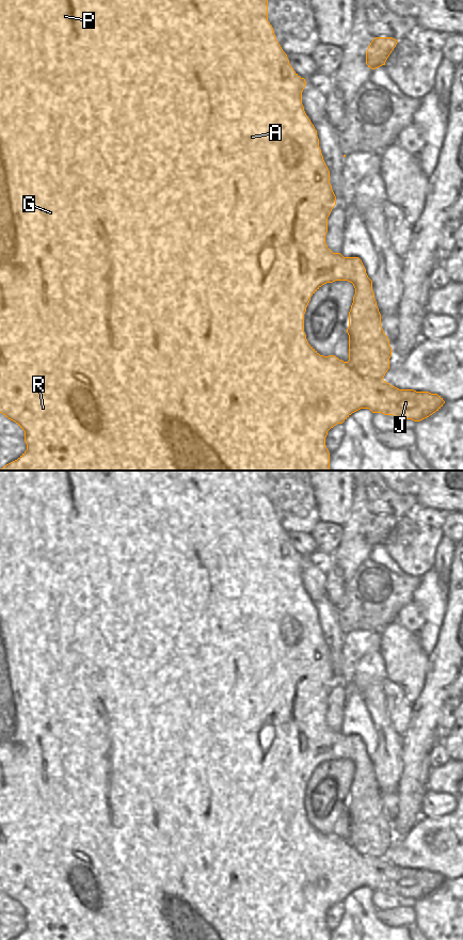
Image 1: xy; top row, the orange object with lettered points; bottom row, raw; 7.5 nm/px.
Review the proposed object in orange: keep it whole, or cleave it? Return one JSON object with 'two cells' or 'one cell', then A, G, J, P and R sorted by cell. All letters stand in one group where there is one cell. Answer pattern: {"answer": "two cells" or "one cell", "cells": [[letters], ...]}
{"answer": "one cell", "cells": [["A", "G", "J", "P", "R"]]}

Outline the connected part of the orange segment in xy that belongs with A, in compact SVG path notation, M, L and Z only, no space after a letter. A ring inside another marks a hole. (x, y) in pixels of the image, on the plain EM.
M0 471L0 891L2 891L2 892L3 892L3 893L4 893L4 894L5 894L5 895L7 895L7 896L9 896L9 897L11 897L11 898L13 898L13 899L15 899L15 901L16 901L16 902L17 902L17 903L18 903L18 904L19 904L19 905L20 905L20 906L21 906L21 907L22 907L22 908L23 908L23 909L25 909L25 920L26 920L26 922L27 922L27 928L26 928L26 929L25 929L25 930L23 930L23 931L22 931L22 933L21 933L21 934L20 934L20 935L19 935L19 936L18 936L18 937L17 937L17 938L15 938L15 939L13 939L13 940L330 940L330 930L329 930L329 928L328 928L328 926L326 926L326 924L325 924L325 915L326 915L326 913L328 913L328 909L329 909L329 908L330 908L330 907L331 907L331 906L333 906L333 905L334 905L334 904L336 904L336 903L337 903L337 902L342 902L342 901L344 901L344 899L345 899L345 898L346 898L346 897L347 897L347 896L348 896L348 895L349 895L349 894L350 894L350 893L351 893L351 892L352 892L352 891L354 891L354 890L356 890L356 889L358 889L358 888L361 888L361 887L369 887L369 888L370 888L370 889L371 889L371 890L372 890L372 891L382 891L382 892L384 892L384 893L393 893L393 894L395 894L395 895L401 895L401 896L403 896L403 897L412 897L412 898L414 898L414 899L420 899L420 898L422 898L422 897L425 897L425 896L427 896L427 895L429 895L429 894L430 894L430 893L432 893L432 892L433 892L433 891L435 891L435 890L436 890L436 889L438 889L438 888L440 888L440 887L441 887L441 886L442 886L442 885L443 885L443 882L444 882L444 881L445 881L445 879L444 879L444 878L443 878L443 876L442 876L442 875L441 875L441 874L438 874L438 873L437 873L437 872L431 872L431 871L429 871L429 870L416 870L416 869L414 869L414 867L399 867L399 866L397 866L397 865L395 865L395 864L393 864L393 863L390 863L390 862L389 862L389 861L387 861L387 860L386 860L386 859L384 859L384 858L383 858L383 856L384 856L384 854L385 854L385 851L386 851L386 850L387 850L387 848L388 848L388 847L389 847L389 837L390 837L390 834L392 834L392 830L393 830L393 829L392 829L392 826L390 826L390 824L389 824L389 817L388 817L388 816L387 816L387 814L386 814L386 813L385 813L385 811L384 811L384 809L383 809L383 807L382 807L382 804L381 804L381 792L380 792L380 790L379 790L379 786L378 786L378 784L377 784L377 779L376 779L376 777L374 777L374 770L373 770L373 768L372 768L372 759L371 759L371 758L370 758L370 756L369 756L369 755L368 755L368 753L367 753L367 751L366 751L366 747L365 747L365 745L364 745L364 743L363 743L363 740L362 740L362 738L361 738L361 737L360 737L360 736L358 736L358 735L344 735L344 734L342 734L342 733L341 733L341 732L340 732L340 731L333 731L333 730L332 730L332 729L331 729L331 728L330 728L330 727L329 727L329 726L328 726L328 723L326 723L326 721L325 721L325 713L326 713L326 711L328 711L328 696L329 696L329 694L330 694L330 691L331 691L331 689L332 689L332 687L333 687L333 686L334 686L334 684L335 684L335 683L336 683L336 674L335 674L335 672L334 672L334 670L333 670L333 668L332 668L332 664L331 664L331 662L330 662L330 649L329 649L329 647L328 647L328 644L326 644L326 642L325 642L325 640L324 640L324 638L323 638L323 634L322 634L322 632L321 632L321 627L320 627L320 625L319 625L319 617L318 617L318 615L317 615L317 608L316 608L316 607L315 607L315 605L314 605L314 603L313 603L313 602L312 602L312 600L310 600L310 598L309 598L309 596L308 596L308 594L307 594L307 593L306 593L306 591L305 591L305 589L304 589L304 585L303 585L303 583L302 583L302 570L303 570L303 568L304 568L304 565L305 565L305 564L306 564L306 559L305 559L305 557L304 557L304 556L301 556L301 555L300 555L300 554L299 554L299 553L298 553L298 552L297 552L297 551L296 551L296 549L294 549L294 548L293 548L293 546L292 546L292 545L291 545L291 543L290 543L290 542L289 542L289 538L288 538L288 536L287 536L287 532L286 532L286 531L285 531L285 530L284 530L284 529L283 529L283 527L282 527L282 525L281 525L281 523L280 523L280 522L278 522L278 520L277 520L277 519L276 519L276 514L275 514L275 512L274 512L274 508L273 508L273 506L272 506L272 504L271 504L271 503L270 503L270 500L269 500L269 499L268 499L268 478L267 478L267 476L266 476L266 471ZM335 759L348 759L348 760L350 760L350 761L352 761L352 762L353 762L353 764L354 764L354 766L355 766L355 772L354 772L354 775L353 775L353 781L352 781L352 783L351 783L351 787L350 787L350 790L349 790L349 804L348 804L348 807L347 807L347 811L348 811L348 813L349 813L349 839L348 839L348 840L344 840L344 839L341 839L341 838L339 838L339 837L338 837L338 835L336 835L336 834L335 834L335 833L329 833L329 834L324 834L324 833L320 833L320 832L319 832L319 831L318 831L318 830L317 830L317 829L316 829L316 828L315 828L315 827L314 827L314 826L313 826L313 825L312 825L312 824L310 824L310 823L309 823L309 822L308 822L308 819L307 819L307 817L306 817L306 813L305 813L305 811L304 811L304 792L305 792L305 790L306 790L306 785L307 785L307 783L308 783L308 781L309 781L309 779L310 779L310 775L312 775L312 774L313 774L313 772L314 772L314 771L315 771L315 770L316 770L316 769L317 769L317 768L318 768L318 767L319 767L319 766L320 766L320 765L321 765L321 764L322 764L322 763L324 763L324 762L326 762L326 761L333 761L333 760L335 760Z

